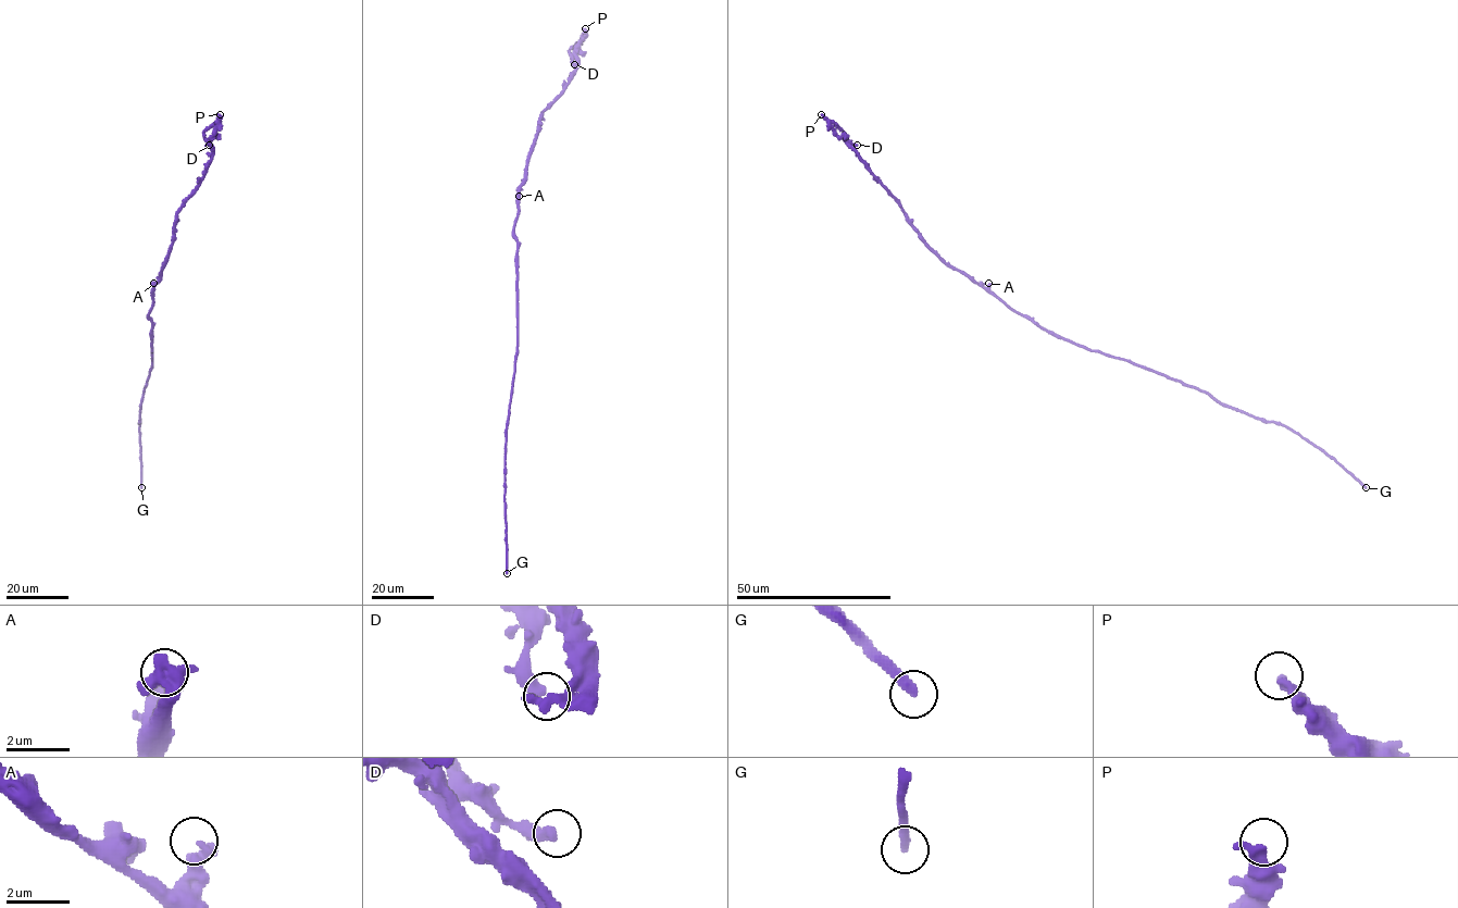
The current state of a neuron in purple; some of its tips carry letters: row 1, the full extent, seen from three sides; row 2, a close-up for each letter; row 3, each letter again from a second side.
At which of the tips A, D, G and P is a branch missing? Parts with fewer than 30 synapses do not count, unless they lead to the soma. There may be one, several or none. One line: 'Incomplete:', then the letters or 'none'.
Incomplete: G

